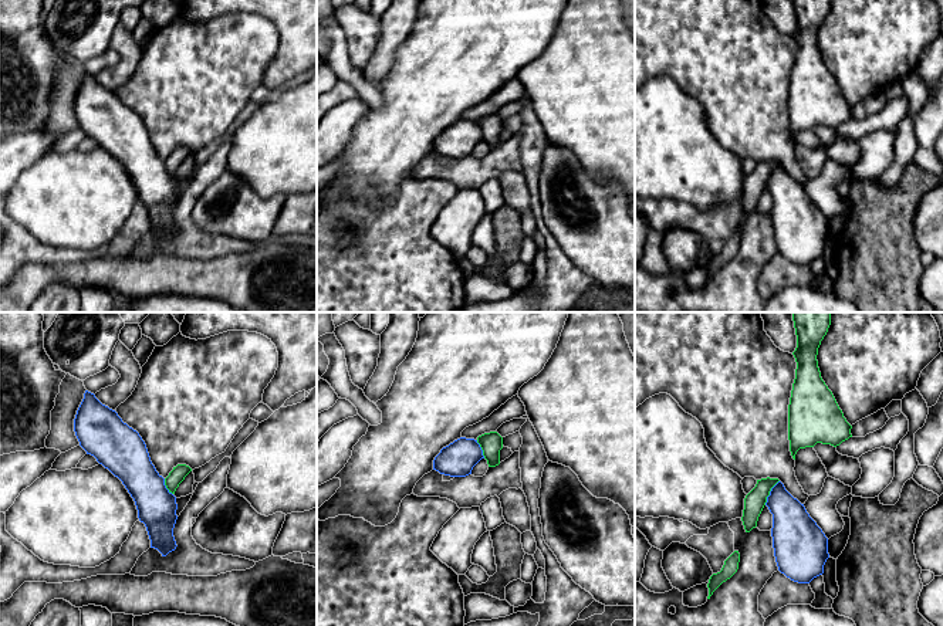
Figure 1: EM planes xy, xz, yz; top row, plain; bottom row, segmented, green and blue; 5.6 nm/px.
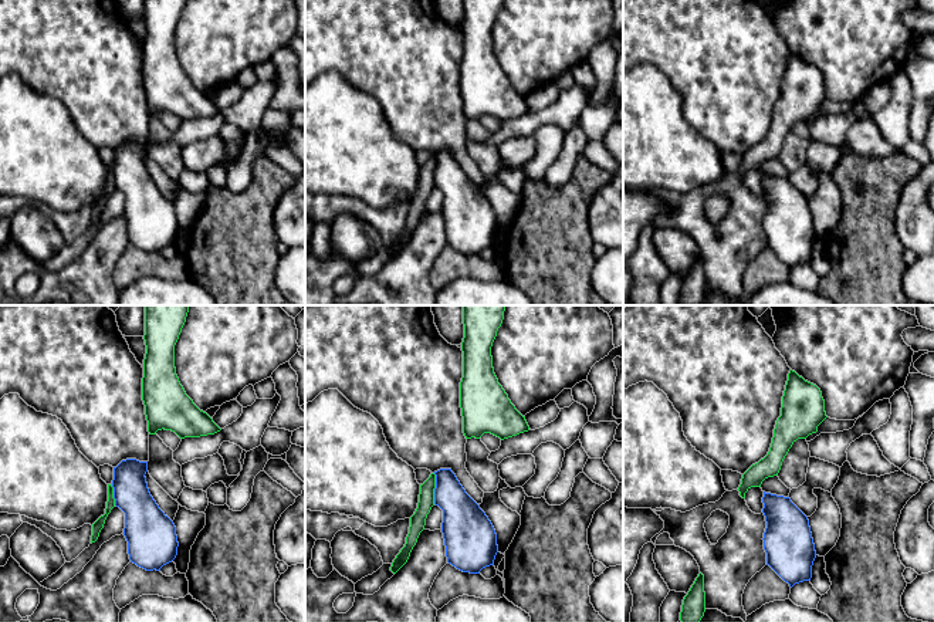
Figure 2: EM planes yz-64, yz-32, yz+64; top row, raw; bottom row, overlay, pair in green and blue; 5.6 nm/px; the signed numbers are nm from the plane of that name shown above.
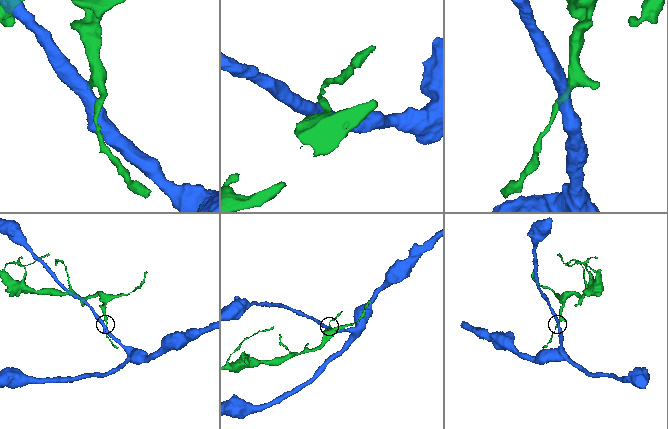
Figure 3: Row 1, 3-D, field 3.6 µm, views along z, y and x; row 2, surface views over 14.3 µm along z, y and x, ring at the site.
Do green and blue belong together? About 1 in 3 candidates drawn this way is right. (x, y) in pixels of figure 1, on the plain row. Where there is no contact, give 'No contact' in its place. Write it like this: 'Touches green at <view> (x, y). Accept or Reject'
Touches green at yz (769, 175). Reject

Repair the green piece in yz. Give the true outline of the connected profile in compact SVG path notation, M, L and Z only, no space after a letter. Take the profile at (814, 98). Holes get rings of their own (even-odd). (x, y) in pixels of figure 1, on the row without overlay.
M792 0L797 51L788 87L790 133L795 142L800 131L817 125L839 128L852 119L852 108L844 99L832 74L821 60L818 30L828 14L831 0Z

